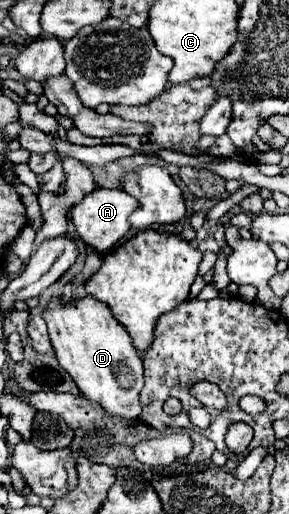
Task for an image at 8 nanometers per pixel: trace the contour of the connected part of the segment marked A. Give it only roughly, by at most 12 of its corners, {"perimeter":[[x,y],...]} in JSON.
{"perimeter":[[95,188],[73,210],[77,236],[105,254],[129,232],[139,202]]}

